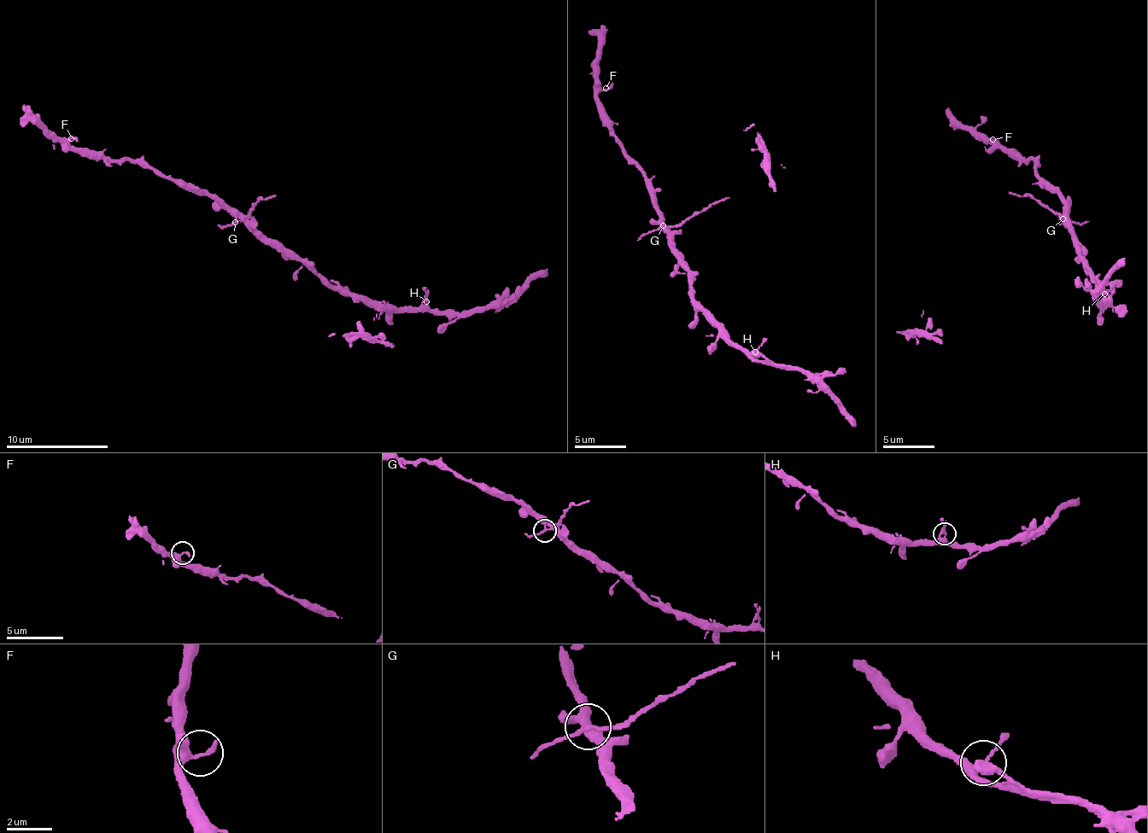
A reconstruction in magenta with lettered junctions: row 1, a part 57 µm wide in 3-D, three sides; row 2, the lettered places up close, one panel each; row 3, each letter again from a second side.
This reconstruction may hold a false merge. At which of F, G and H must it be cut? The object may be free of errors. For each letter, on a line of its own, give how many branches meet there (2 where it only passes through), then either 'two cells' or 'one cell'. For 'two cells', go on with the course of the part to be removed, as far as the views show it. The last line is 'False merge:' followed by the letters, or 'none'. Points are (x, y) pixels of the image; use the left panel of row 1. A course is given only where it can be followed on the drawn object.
F: branches 4; one cell
G: branches 4; two cells; course (235, 221), (248, 218), (257, 202), (275, 195)
H: branches 4; one cell
False merge: G

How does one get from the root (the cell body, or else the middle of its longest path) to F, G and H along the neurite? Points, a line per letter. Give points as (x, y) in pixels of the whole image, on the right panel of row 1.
F: (1080, 247), (1057, 193), (1041, 185), (1033, 159), (1015, 159), (992, 139)
G: (1080, 247), (1064, 212), (1063, 218)
H: (1080, 247), (1078, 247), (1081, 257), (1087, 262), (1095, 282), (1094, 289), (1107, 301), (1108, 296), (1104, 294)

